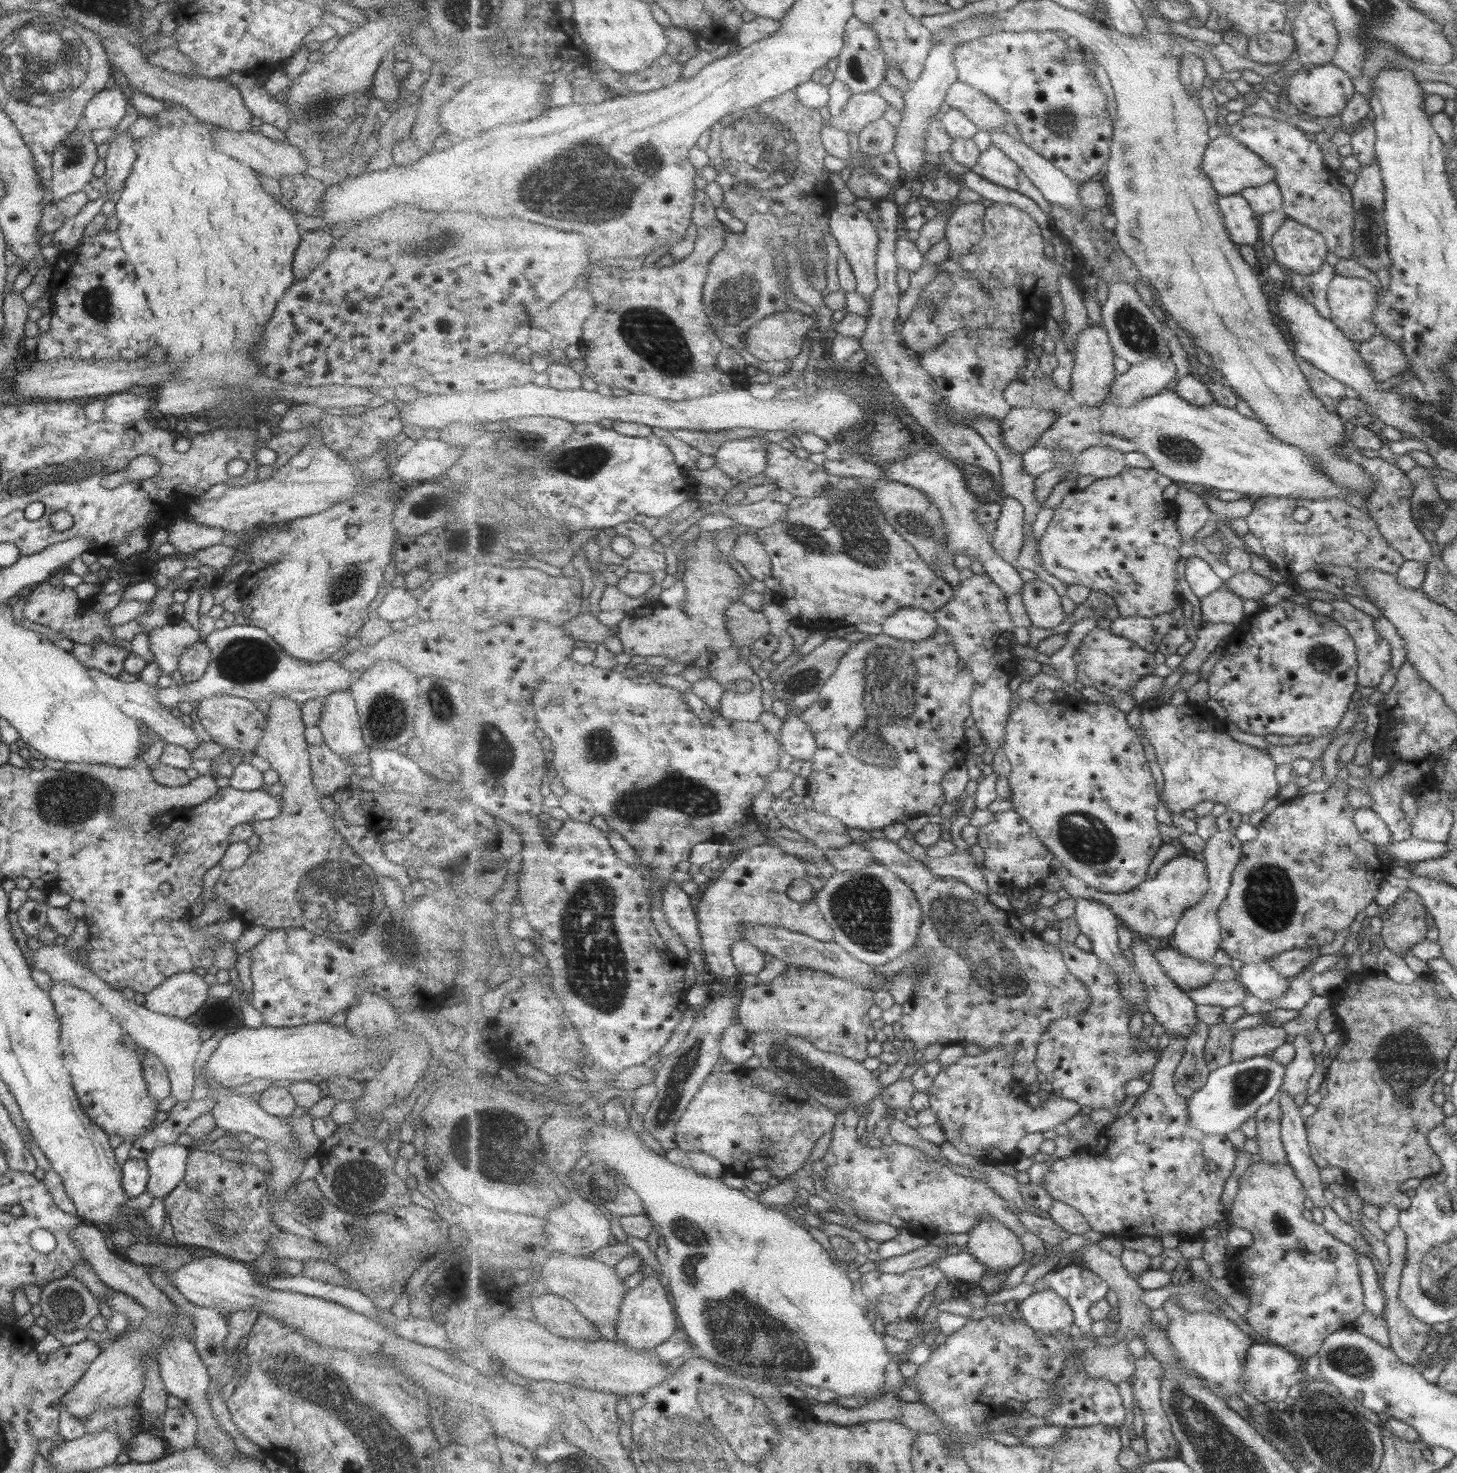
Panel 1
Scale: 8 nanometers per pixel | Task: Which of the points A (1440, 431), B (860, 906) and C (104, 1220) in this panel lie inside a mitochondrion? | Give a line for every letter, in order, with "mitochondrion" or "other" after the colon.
A: mitochondrion
B: mitochondrion
C: other

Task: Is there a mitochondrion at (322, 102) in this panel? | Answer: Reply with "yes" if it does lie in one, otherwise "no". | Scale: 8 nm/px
yes

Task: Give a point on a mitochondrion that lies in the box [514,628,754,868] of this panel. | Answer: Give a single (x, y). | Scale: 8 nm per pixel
(689, 797)

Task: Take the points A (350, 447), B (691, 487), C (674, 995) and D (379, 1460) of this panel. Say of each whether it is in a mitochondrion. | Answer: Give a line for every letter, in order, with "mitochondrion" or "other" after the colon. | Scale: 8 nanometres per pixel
A: other
B: other
C: other
D: mitochondrion

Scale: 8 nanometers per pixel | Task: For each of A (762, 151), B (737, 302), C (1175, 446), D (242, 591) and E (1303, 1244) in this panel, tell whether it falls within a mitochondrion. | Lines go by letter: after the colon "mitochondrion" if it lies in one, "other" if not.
A: mitochondrion
B: mitochondrion
C: mitochondrion
D: other
E: mitochondrion

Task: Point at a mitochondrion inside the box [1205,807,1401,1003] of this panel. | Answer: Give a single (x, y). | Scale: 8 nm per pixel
(1270, 901)

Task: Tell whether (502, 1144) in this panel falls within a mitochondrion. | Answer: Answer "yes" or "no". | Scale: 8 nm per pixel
yes

